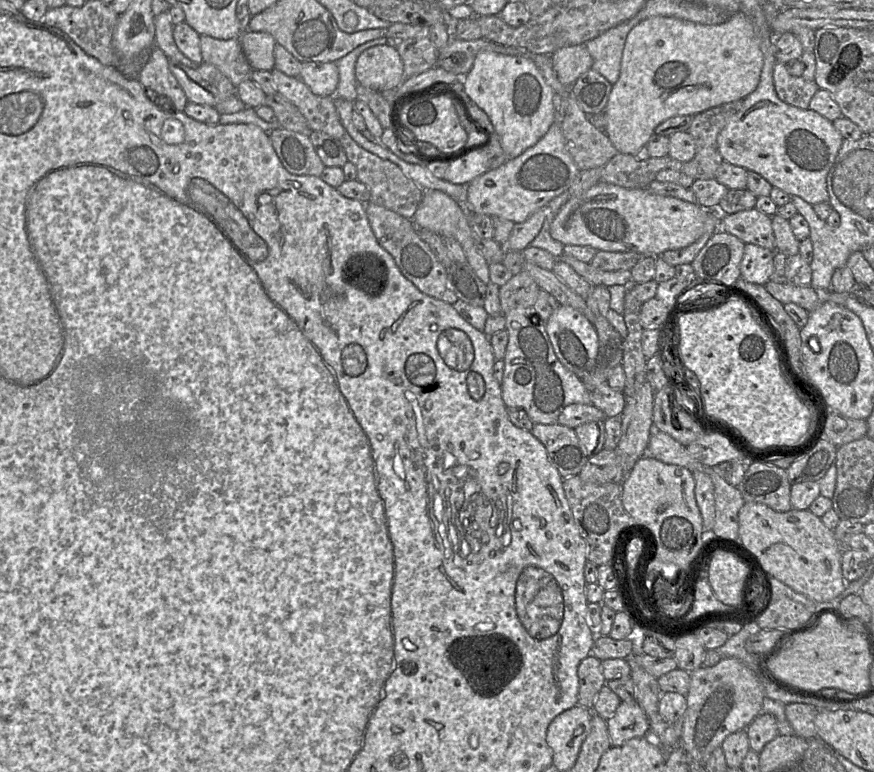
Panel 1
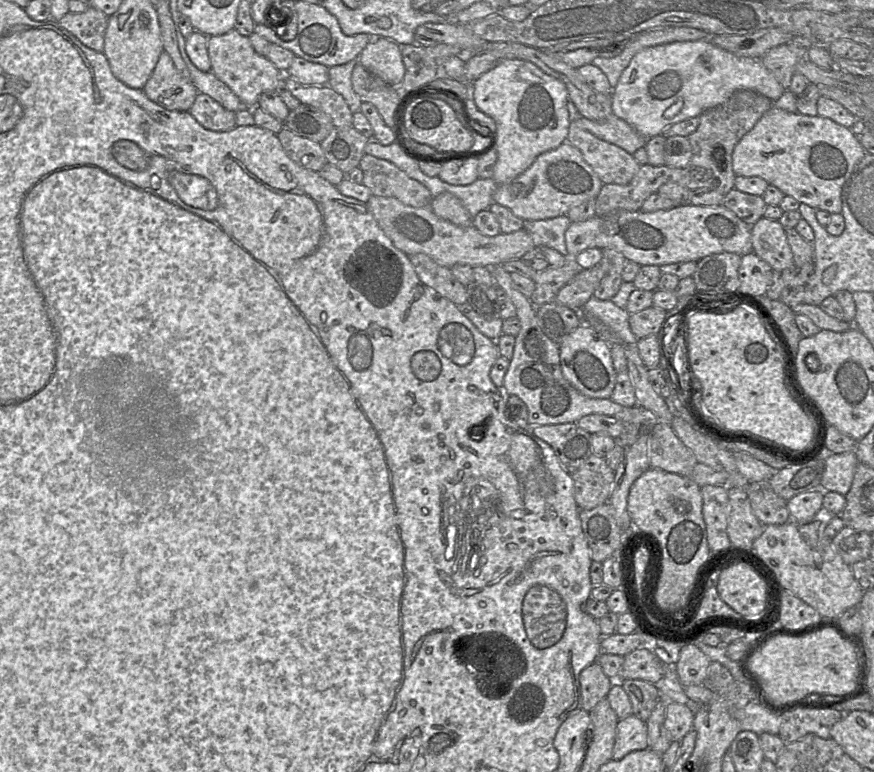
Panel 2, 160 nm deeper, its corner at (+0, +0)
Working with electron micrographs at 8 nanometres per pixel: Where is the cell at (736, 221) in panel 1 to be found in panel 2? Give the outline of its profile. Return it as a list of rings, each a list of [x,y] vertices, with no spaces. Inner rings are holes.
[[[764,216],[751,226],[751,242],[753,252],[768,263],[773,271],[782,272],[785,269],[795,268],[793,254],[787,242],[785,229],[778,220],[771,220]]]

